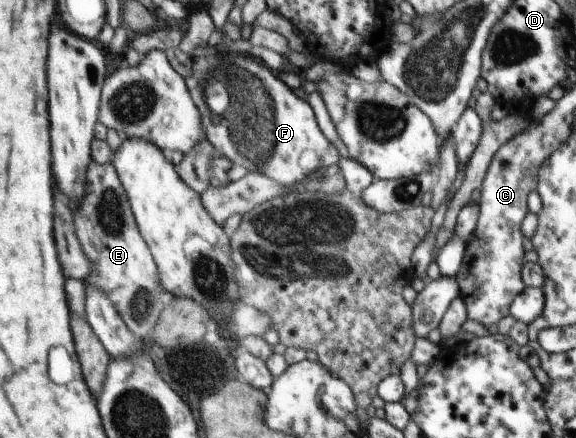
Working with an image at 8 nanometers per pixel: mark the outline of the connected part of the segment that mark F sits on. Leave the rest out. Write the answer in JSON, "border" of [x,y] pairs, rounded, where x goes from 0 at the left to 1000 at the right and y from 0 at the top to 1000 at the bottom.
{"border":[[[359,105],[345,130],[335,135],[333,167],[332,176],[321,176],[321,189],[347,253],[358,311],[378,354],[394,358],[398,368],[425,381],[429,390],[453,390],[458,402],[488,422],[523,418],[547,390],[575,384],[592,368],[585,338],[564,315],[550,288],[547,258],[536,233],[512,217],[457,139],[429,121],[405,121],[385,107]]]}

